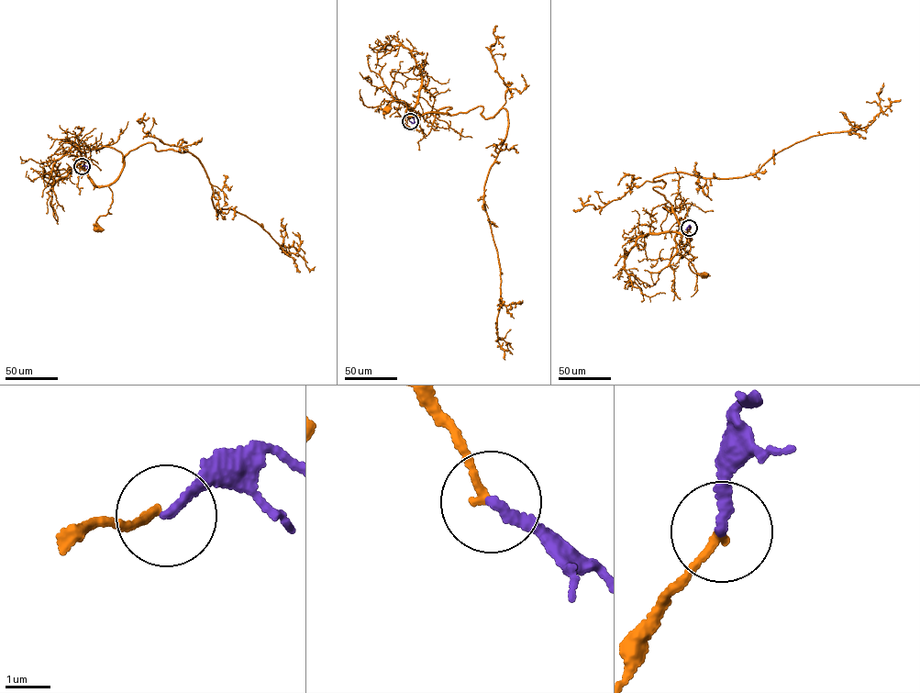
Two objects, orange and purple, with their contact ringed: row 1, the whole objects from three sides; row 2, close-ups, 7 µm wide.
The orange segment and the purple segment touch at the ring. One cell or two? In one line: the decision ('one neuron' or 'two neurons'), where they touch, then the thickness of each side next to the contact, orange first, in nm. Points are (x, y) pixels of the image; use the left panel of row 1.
two neurons; place (82, 166); calibres 190 and 200 nm

